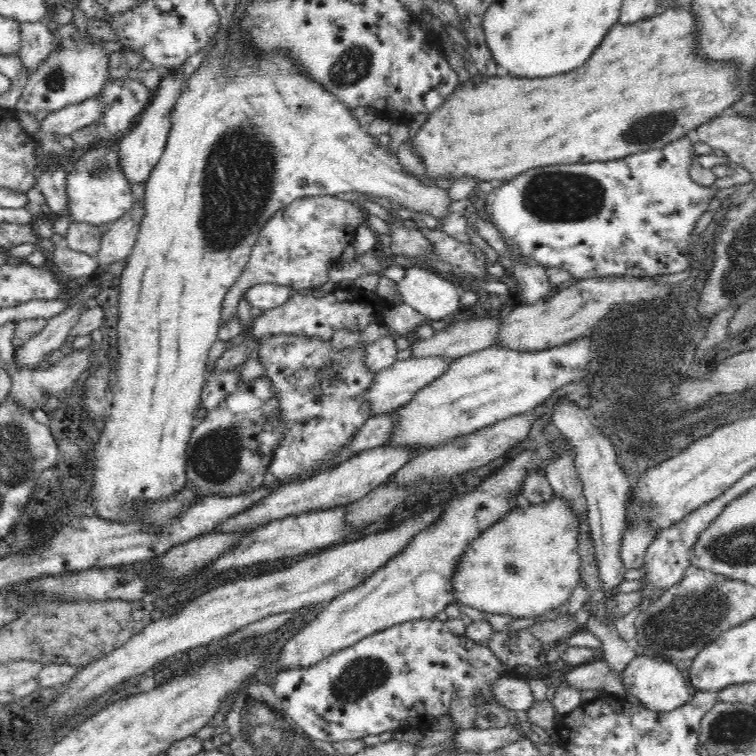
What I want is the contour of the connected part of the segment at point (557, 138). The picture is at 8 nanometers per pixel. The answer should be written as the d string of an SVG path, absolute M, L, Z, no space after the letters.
M668 3L668 9L661 13L651 16L650 18L632 23L631 25L616 23L606 35L606 38L600 42L596 50L592 52L592 58L584 65L575 68L566 73L556 74L556 76L546 78L516 78L510 74L496 74L493 77L472 76L465 83L462 83L457 89L446 99L444 106L438 107L414 137L413 151L421 158L421 162L426 167L426 175L428 181L434 181L439 178L446 178L451 183L462 179L462 176L474 178L474 180L482 182L493 182L494 184L504 183L513 180L519 176L524 170L538 168L538 166L552 166L552 164L576 164L578 160L582 162L606 162L607 160L616 160L616 158L624 158L629 154L636 154L640 151L654 150L664 148L669 143L676 142L680 138L693 130L700 128L704 122L710 122L714 118L720 118L724 114L728 114L730 106L740 98L738 88L734 86L734 82L738 82L738 76L734 72L732 66L724 66L724 64L716 64L716 62L702 62L700 58L694 56L695 40L694 40L694 13L688 8L679 8Z

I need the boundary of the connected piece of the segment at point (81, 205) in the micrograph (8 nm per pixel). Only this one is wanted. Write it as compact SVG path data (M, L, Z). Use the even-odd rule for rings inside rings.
M99 142L73 161L67 176L68 206L64 212L69 221L87 222L98 226L110 224L126 214L135 204L132 184L128 183L128 178L124 176L119 154L118 142Z

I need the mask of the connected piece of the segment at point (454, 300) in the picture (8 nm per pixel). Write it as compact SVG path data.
M408 267L397 288L404 302L430 321L459 311L460 297L454 284L429 268Z

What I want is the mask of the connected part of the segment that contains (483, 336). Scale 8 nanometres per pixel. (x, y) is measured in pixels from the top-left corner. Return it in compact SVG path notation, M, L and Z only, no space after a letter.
M501 311L489 316L450 323L446 329L435 331L428 339L411 341L411 356L449 356L458 358L497 344L501 325Z

